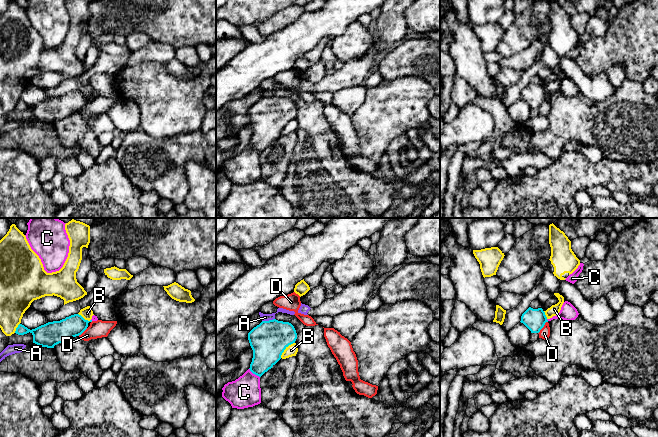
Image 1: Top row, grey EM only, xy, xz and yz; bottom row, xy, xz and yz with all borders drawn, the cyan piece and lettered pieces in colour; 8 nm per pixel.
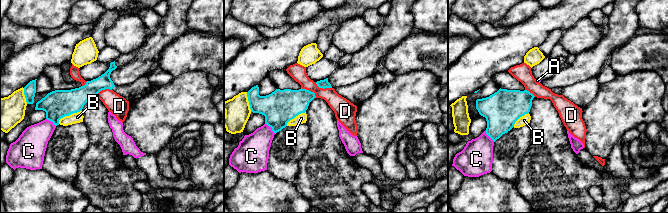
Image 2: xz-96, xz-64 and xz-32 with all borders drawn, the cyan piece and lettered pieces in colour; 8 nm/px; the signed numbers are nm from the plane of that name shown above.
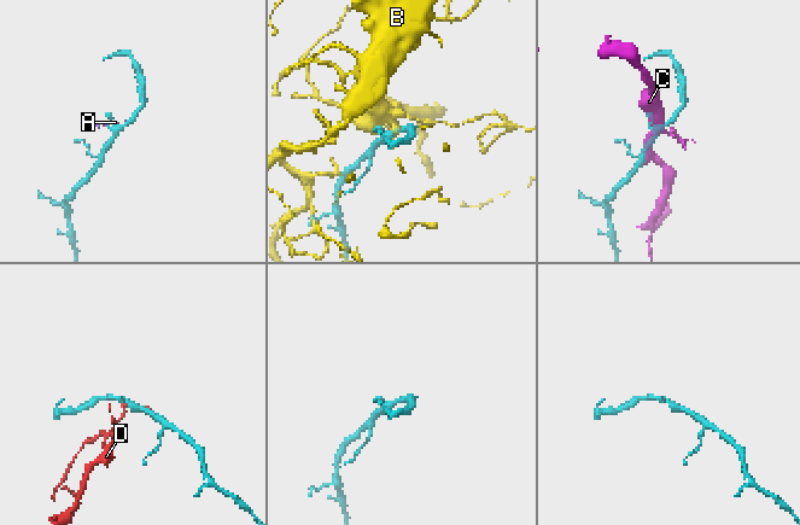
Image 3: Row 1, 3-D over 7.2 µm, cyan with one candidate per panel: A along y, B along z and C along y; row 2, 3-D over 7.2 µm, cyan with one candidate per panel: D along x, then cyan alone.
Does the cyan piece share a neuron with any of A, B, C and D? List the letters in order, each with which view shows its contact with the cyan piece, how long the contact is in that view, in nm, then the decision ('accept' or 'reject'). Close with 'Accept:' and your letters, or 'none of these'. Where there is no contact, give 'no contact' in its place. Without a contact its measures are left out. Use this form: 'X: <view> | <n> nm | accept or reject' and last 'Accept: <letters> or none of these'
A: xz | 110 nm | reject
B: xz | 170 nm | reject
C: xz | 120 nm | reject
D: yz | 130 nm | reject
Accept: none of these

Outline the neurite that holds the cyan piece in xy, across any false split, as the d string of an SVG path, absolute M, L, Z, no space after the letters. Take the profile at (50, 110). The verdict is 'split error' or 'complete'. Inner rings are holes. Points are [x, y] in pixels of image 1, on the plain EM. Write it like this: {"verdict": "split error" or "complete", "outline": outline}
{"verdict": "complete", "outline": "M74 90L60 97L48 98L32 106L19 100L15 109L24 111L30 108L33 111L33 119L42 123L54 124L59 119L81 111L87 105L89 98L92 96L88 97L81 91Z"}

